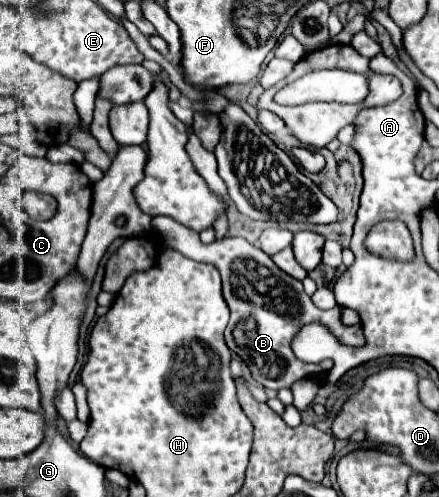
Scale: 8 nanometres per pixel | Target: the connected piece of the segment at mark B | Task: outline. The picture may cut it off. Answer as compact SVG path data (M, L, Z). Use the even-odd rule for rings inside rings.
M159 215L153 217L153 227L159 231L159 235L165 239L165 243L171 249L177 249L179 253L199 259L205 263L213 263L223 279L223 297L231 309L231 321L225 329L225 341L227 347L237 353L251 369L251 375L257 383L261 383L267 389L283 389L291 387L295 381L329 371L331 361L321 363L303 363L291 353L291 337L297 333L303 323L309 321L323 321L337 339L345 345L363 345L363 329L361 325L348 327L341 321L341 305L335 305L333 309L319 309L311 301L311 297L303 291L303 285L283 273L269 255L265 255L259 247L251 245L243 237L223 237L219 241L213 241L209 245L199 241L199 235L193 229L187 229L185 225L177 223L171 217ZM255 319L255 321L245 321Z

